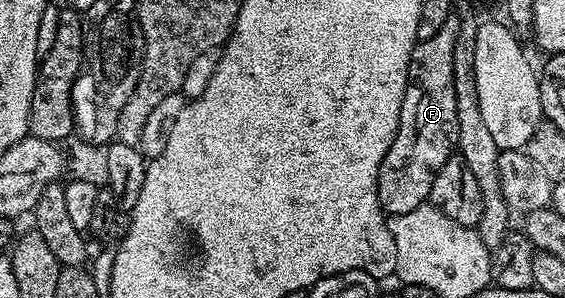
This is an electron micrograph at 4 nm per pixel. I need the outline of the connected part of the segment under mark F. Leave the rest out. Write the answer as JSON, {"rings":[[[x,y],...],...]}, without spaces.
{"rings":[[[457,16],[444,19],[444,27],[432,35],[432,39],[424,39],[414,46],[408,67],[406,94],[400,107],[400,123],[396,131],[396,139],[392,139],[392,147],[388,147],[388,155],[384,155],[384,163],[380,163],[378,176],[378,202],[382,212],[387,215],[404,215],[408,211],[416,211],[416,207],[427,204],[432,191],[432,183],[450,157],[455,156],[458,147],[458,124],[456,123],[456,87],[452,83],[452,50],[456,48],[456,31],[460,31]]]}

